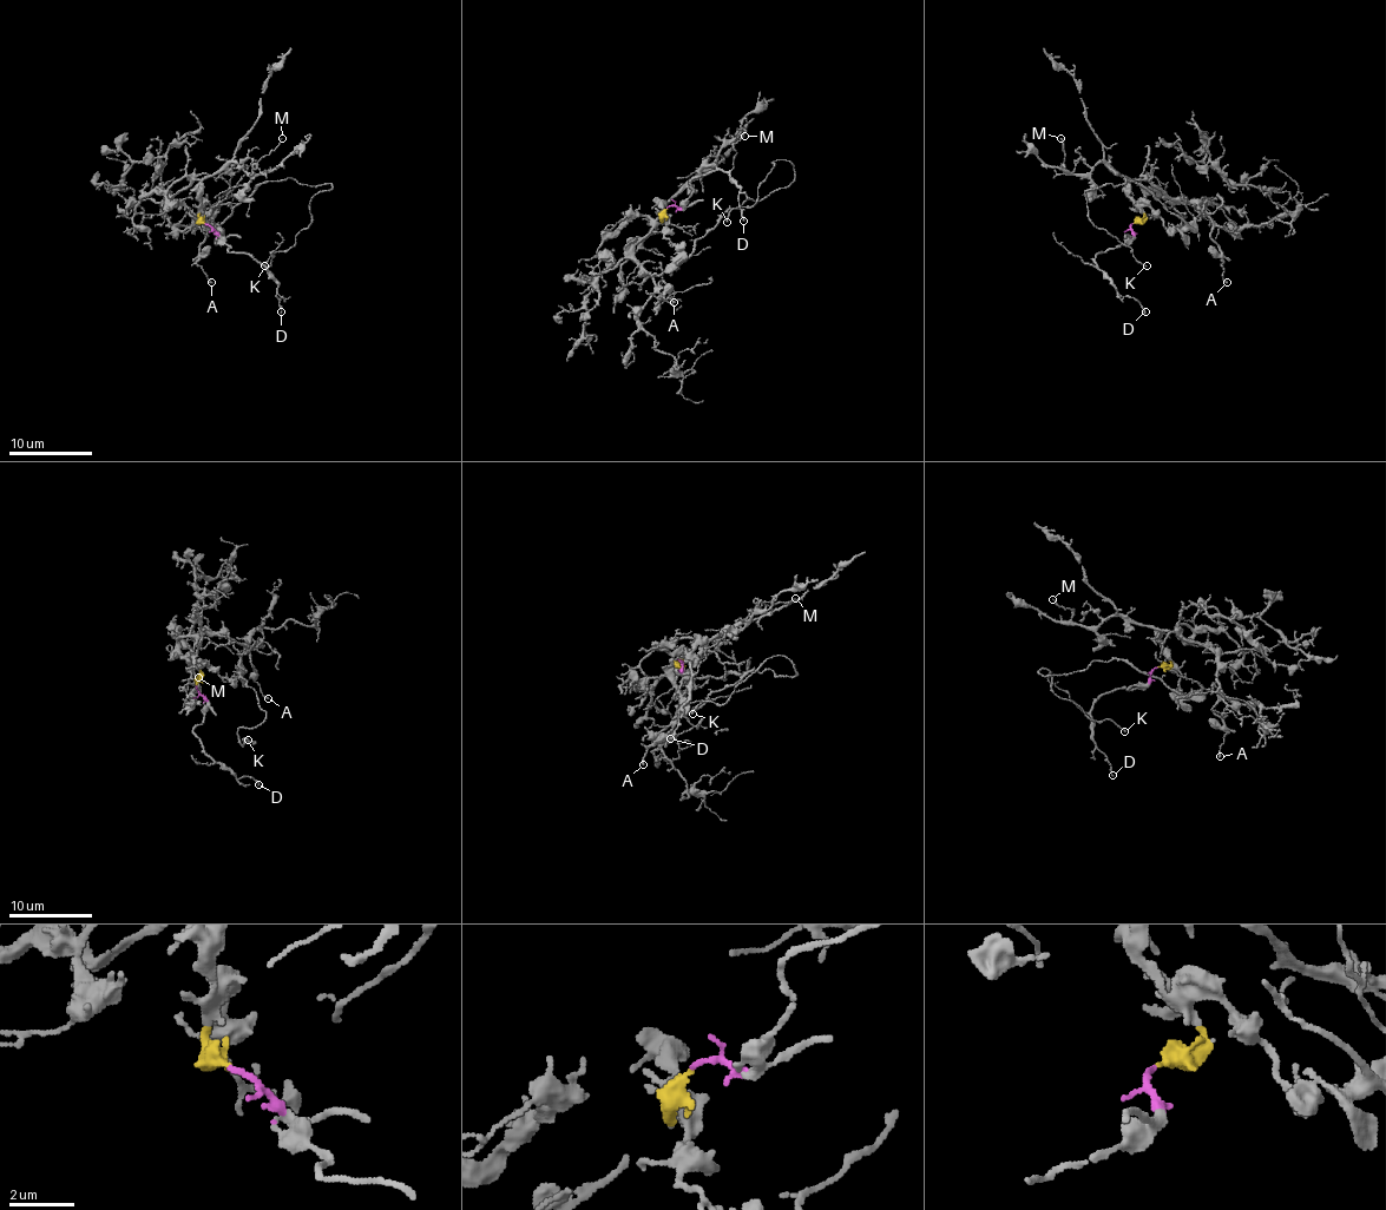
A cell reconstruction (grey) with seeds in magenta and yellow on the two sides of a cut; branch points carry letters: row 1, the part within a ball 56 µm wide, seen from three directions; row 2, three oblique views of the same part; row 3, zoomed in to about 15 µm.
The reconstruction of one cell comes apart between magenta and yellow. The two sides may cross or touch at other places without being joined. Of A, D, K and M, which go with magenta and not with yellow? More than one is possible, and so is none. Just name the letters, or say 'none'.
D

